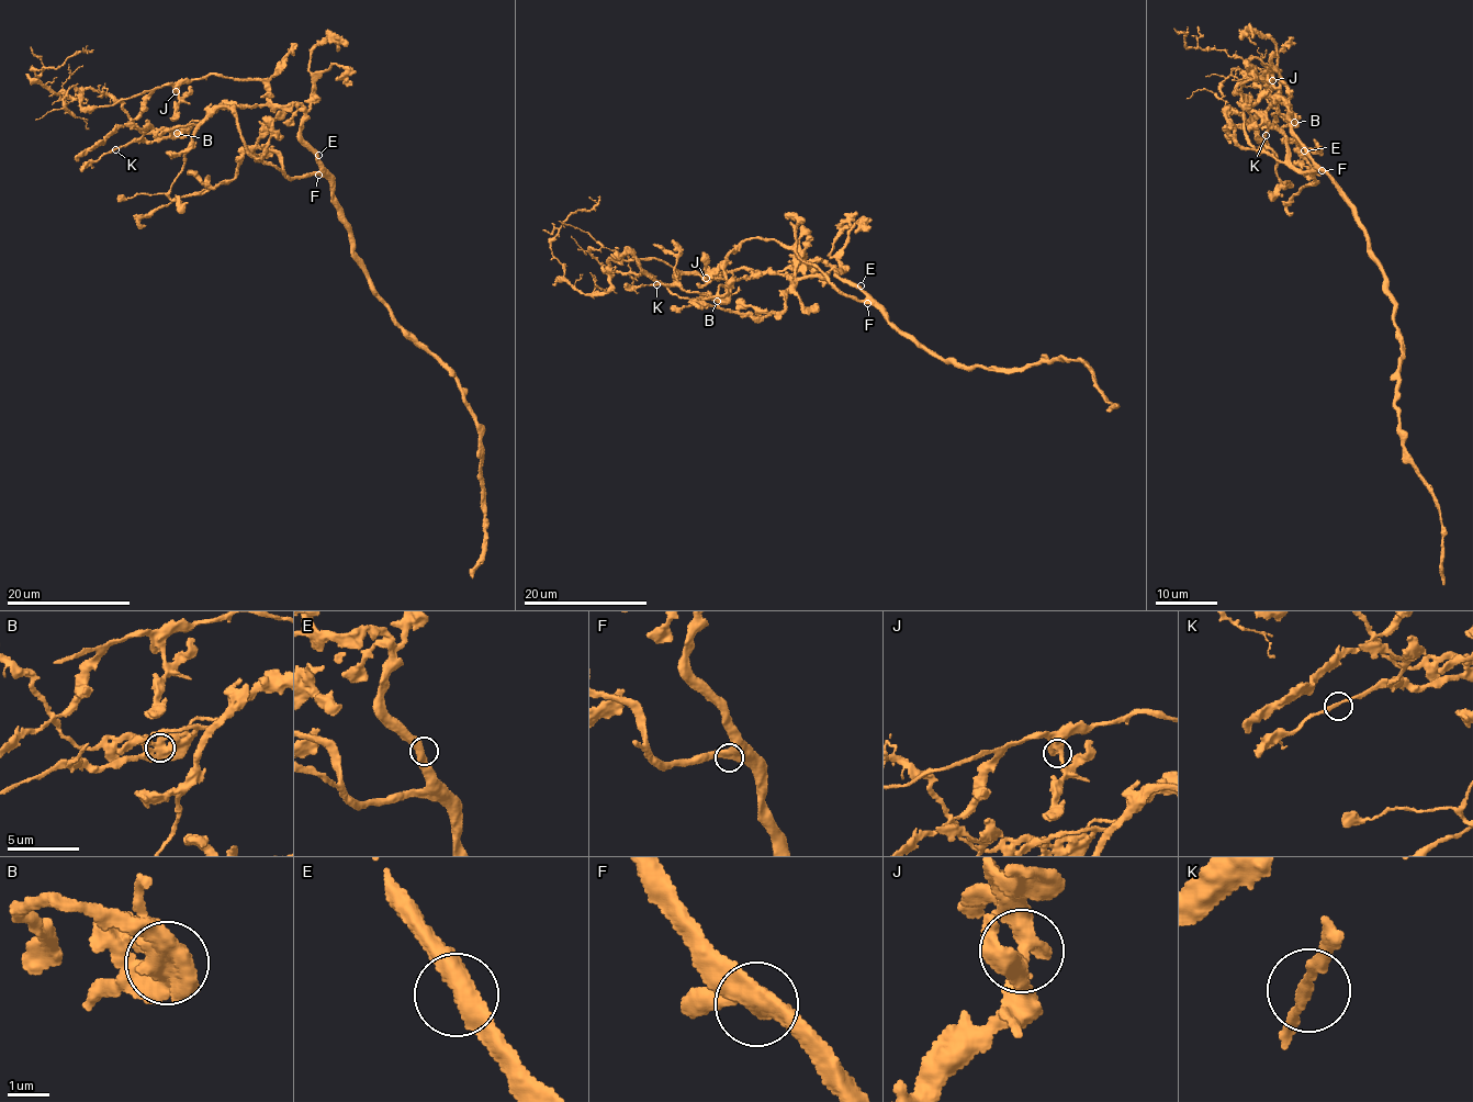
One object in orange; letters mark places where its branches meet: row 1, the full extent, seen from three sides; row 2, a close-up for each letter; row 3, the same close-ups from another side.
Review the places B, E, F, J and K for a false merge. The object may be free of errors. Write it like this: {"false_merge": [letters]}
{"false_merge": ["B"]}

